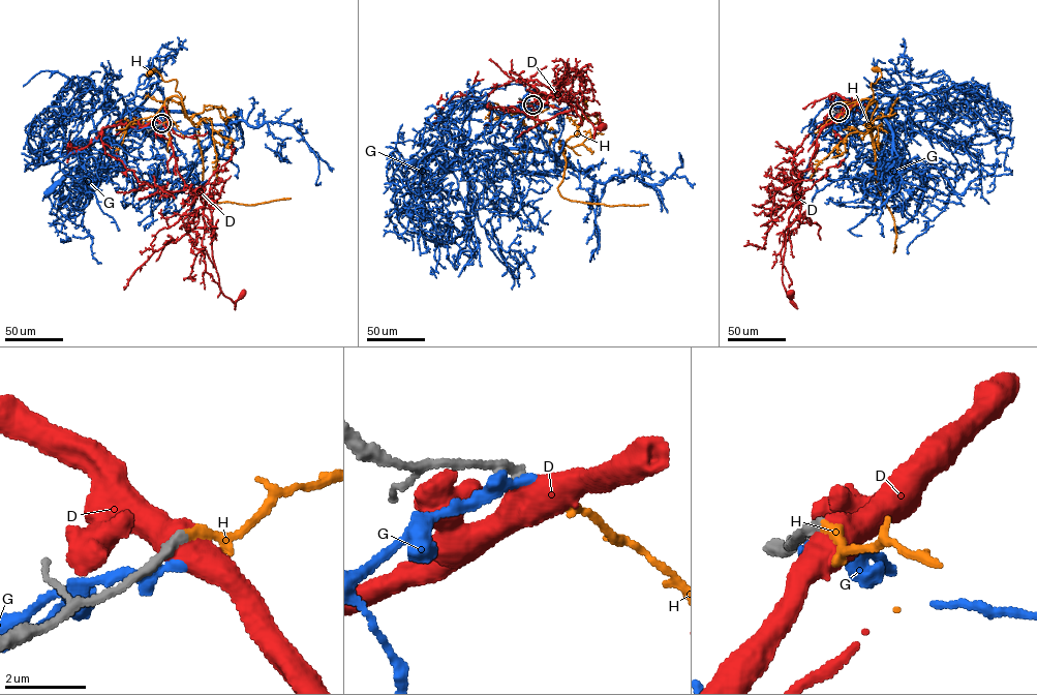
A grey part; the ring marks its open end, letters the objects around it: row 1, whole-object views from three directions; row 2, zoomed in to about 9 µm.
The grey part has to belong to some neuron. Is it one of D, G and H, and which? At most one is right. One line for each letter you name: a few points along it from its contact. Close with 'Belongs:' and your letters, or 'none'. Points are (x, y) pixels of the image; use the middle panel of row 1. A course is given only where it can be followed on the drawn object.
Belongs: H

